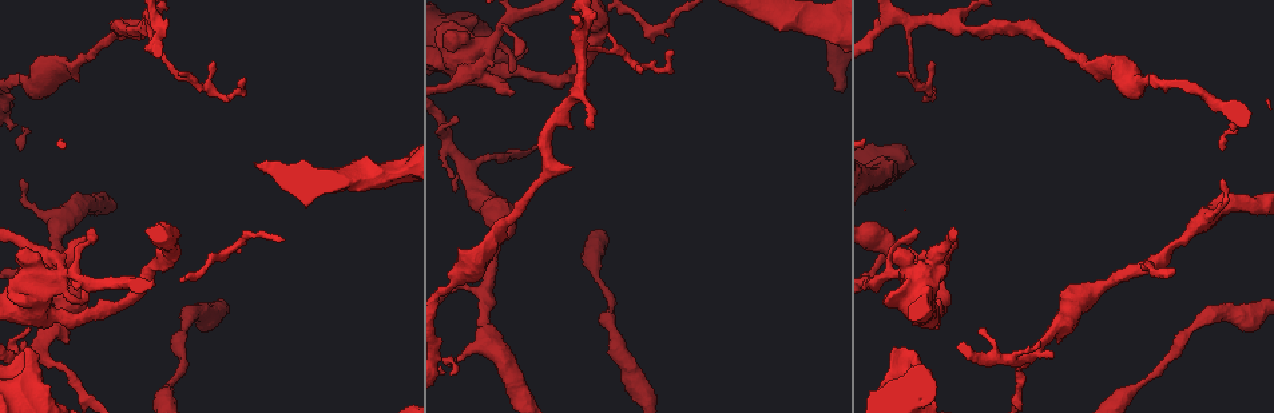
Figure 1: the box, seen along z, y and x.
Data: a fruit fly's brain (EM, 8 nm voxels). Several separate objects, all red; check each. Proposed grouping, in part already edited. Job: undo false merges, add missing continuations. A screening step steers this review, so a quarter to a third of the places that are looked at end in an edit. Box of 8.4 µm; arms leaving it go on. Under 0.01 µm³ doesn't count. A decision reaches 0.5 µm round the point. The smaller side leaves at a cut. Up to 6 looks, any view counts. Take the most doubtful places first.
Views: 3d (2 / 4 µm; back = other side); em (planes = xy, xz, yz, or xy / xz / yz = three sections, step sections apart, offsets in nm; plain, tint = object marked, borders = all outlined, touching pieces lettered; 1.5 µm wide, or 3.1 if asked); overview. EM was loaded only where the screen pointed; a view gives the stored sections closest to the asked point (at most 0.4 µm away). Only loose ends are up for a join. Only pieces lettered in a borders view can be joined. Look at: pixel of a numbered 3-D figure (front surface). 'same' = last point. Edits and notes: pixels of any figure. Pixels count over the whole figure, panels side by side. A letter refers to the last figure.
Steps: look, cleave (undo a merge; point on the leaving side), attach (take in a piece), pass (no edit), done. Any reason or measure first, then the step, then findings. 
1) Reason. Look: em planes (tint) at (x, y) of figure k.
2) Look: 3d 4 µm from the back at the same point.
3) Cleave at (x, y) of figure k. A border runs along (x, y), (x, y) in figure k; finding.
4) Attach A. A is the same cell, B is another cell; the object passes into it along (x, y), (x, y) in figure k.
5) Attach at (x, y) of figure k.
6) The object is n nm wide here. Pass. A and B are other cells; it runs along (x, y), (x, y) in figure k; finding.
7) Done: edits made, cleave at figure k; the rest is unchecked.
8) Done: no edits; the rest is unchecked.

Branch stops here. Look: 3d 4 µm at (455, 116) of figure 1.

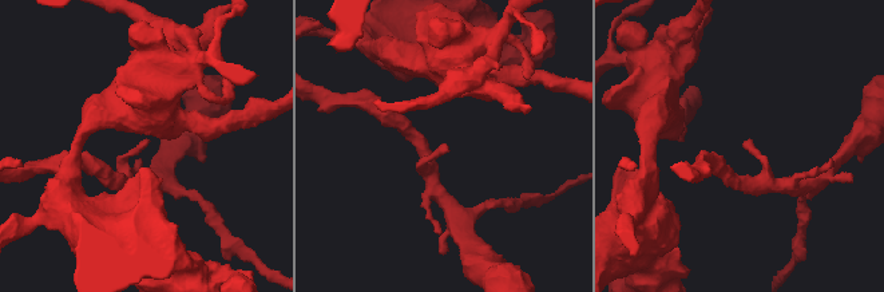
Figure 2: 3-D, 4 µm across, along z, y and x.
Now the EM. Look: em yz step 4 (tint) at (445, 144) of figure 2.

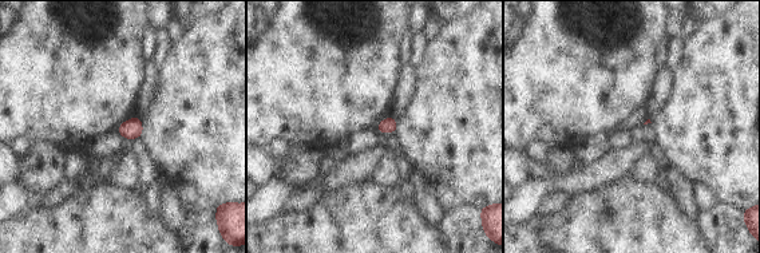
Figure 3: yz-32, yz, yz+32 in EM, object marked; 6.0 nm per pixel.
Look: em yz step 4 (borders) at the same point.

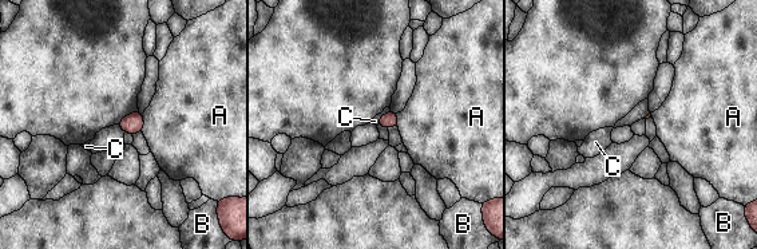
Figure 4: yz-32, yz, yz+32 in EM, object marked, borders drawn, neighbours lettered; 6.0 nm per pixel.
Pass. A, B and C are other cells; a border runs along (389, 110), (376, 125) in figure 4; no lettered piece goes on from it.

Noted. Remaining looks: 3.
Narrows sharply. Look: em xy step 8 (borders) at (595, 49) of figure 1.

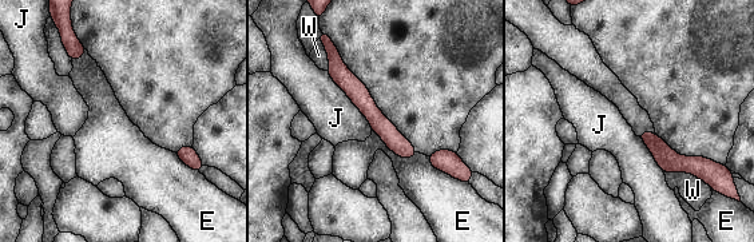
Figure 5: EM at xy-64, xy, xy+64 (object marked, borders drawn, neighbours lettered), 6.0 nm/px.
Pass. E, J and W are other cells; a border runs along (663, 170), (689, 171), (703, 181) in figure 5; all the same cell.

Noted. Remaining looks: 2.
Done: no edits; the rest is unchecked.

